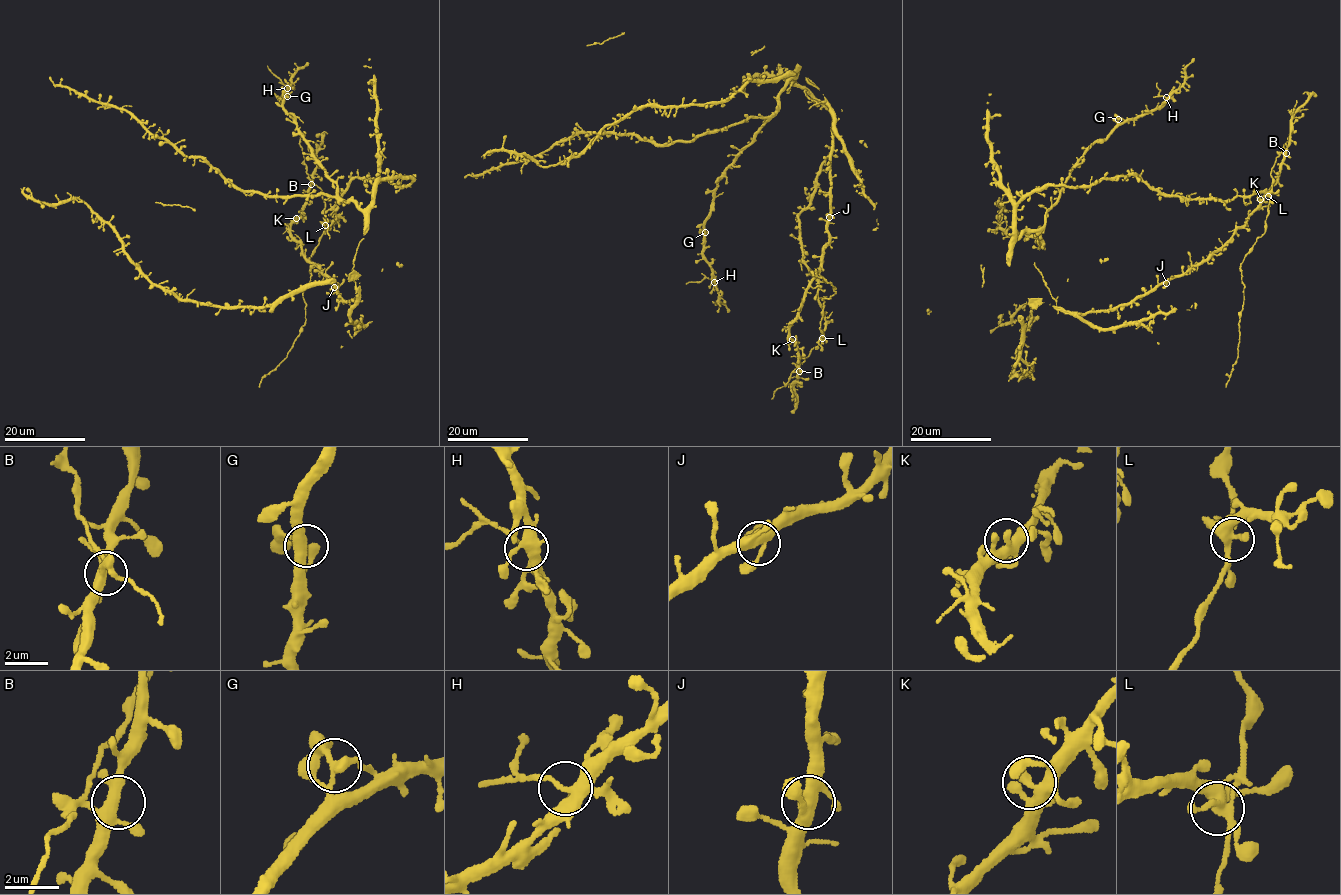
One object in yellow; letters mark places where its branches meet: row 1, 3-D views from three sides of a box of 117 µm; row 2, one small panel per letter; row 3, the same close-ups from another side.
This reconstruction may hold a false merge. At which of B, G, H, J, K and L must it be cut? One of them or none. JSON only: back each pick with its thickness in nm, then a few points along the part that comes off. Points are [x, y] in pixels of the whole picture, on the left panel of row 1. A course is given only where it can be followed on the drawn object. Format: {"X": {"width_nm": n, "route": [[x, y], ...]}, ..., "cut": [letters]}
{"H": {"width_nm": 360, "route": [[286, 88], [267, 66]]}, "cut": ["H"]}

